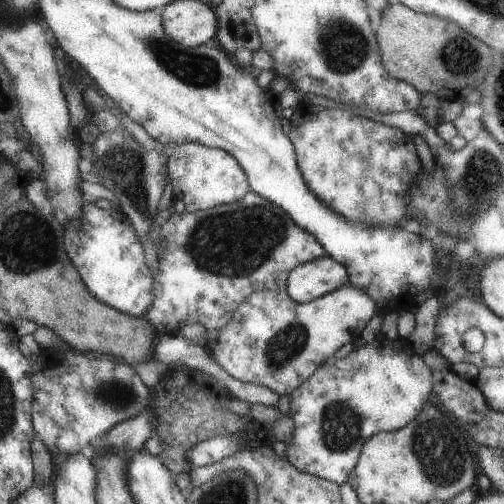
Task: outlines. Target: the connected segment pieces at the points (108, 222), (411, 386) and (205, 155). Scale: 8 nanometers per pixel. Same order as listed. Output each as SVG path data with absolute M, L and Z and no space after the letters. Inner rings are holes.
M96 203L83 204L79 217L66 224L66 232L64 232L66 254L72 258L72 264L80 273L92 296L130 317L144 317L155 297L153 275L146 265L144 248L138 238L133 224L120 208L102 209Z
M374 340L370 344L364 344L362 348L352 351L350 354L347 354L344 358L336 358L334 355L328 357L316 370L314 374L303 382L294 392L289 395L290 398L290 413L293 418L294 432L291 438L291 441L285 447L285 453L287 460L289 461L294 468L297 468L299 471L319 476L320 478L335 482L336 484L342 485L344 482L347 482L350 473L354 470L354 467L357 465L362 447L364 443L375 434L381 433L382 431L395 431L401 429L403 426L406 426L409 422L412 422L420 411L424 408L424 405L428 404L428 398L432 394L433 390L433 370L426 365L424 359L410 346L408 340Z
M182 143L169 151L166 168L172 181L174 200L182 201L189 213L239 201L250 192L246 173L238 161L216 147Z

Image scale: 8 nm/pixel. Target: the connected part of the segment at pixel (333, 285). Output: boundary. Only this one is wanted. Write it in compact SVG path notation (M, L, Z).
M330 255L293 268L286 279L286 294L297 303L305 303L339 289L349 282L346 267Z

